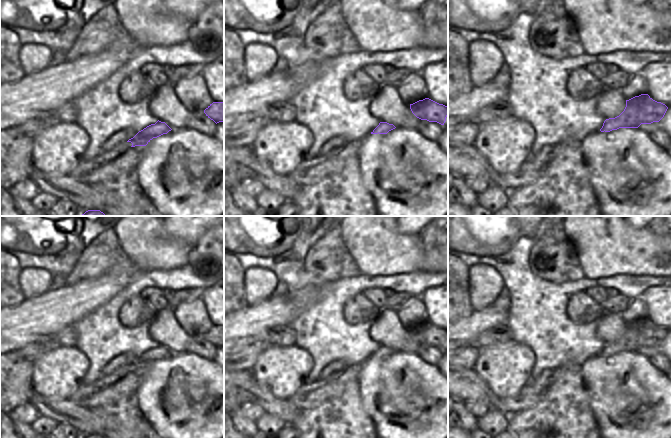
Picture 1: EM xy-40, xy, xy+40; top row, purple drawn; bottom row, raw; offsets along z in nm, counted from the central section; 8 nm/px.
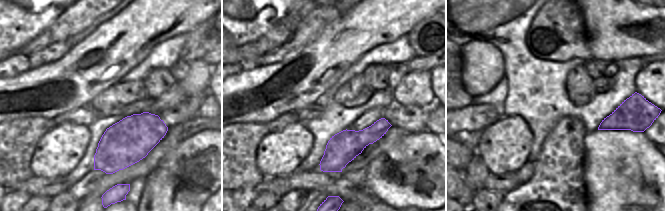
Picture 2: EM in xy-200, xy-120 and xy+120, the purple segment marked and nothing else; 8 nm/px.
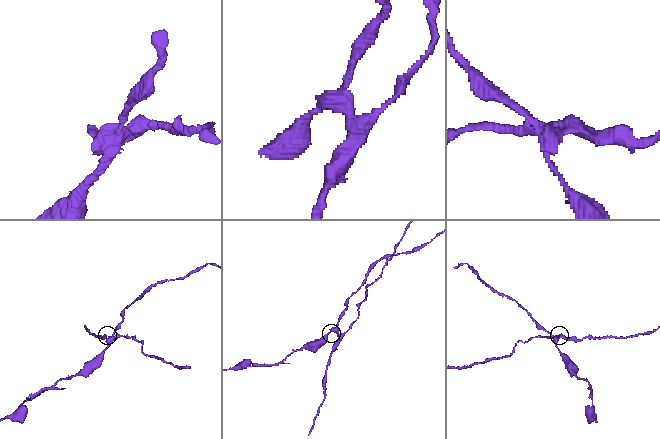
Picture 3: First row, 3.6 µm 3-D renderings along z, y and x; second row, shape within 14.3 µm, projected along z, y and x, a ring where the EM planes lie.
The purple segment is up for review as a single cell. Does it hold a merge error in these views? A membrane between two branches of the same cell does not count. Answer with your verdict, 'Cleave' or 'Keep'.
Cleave

